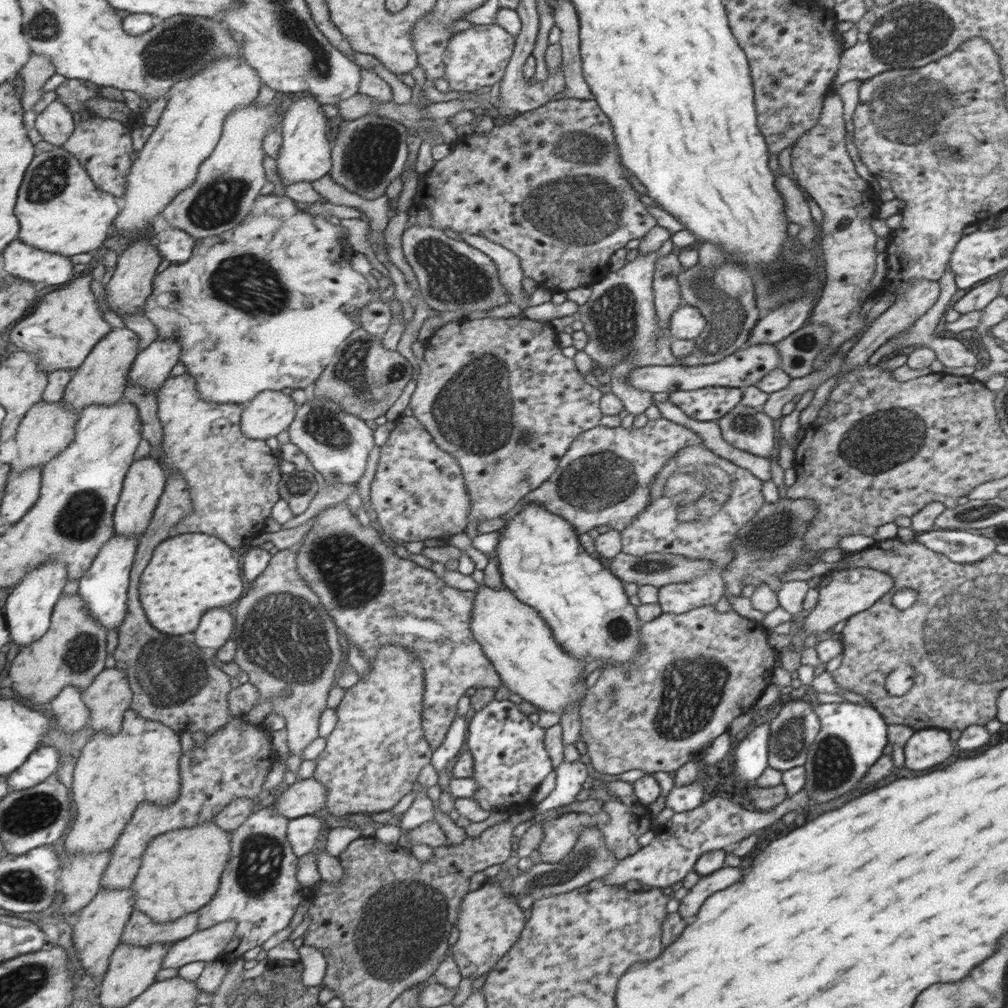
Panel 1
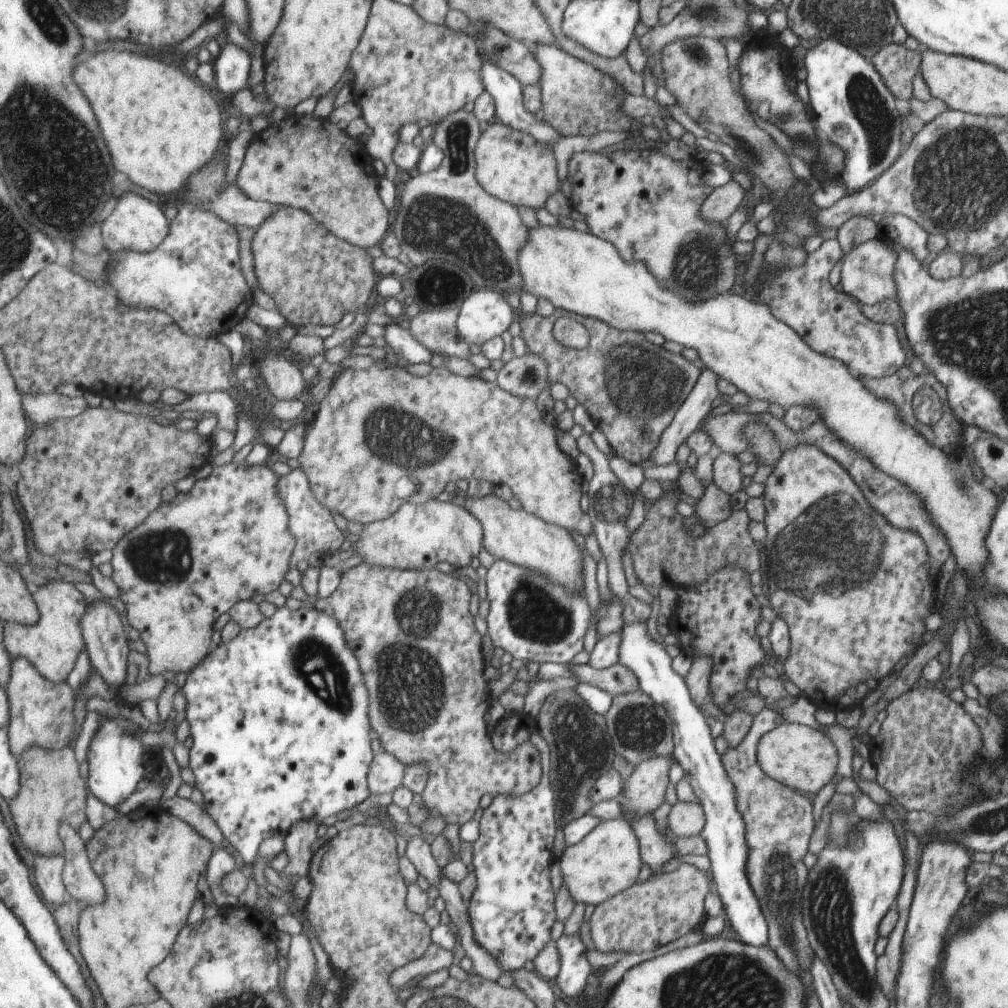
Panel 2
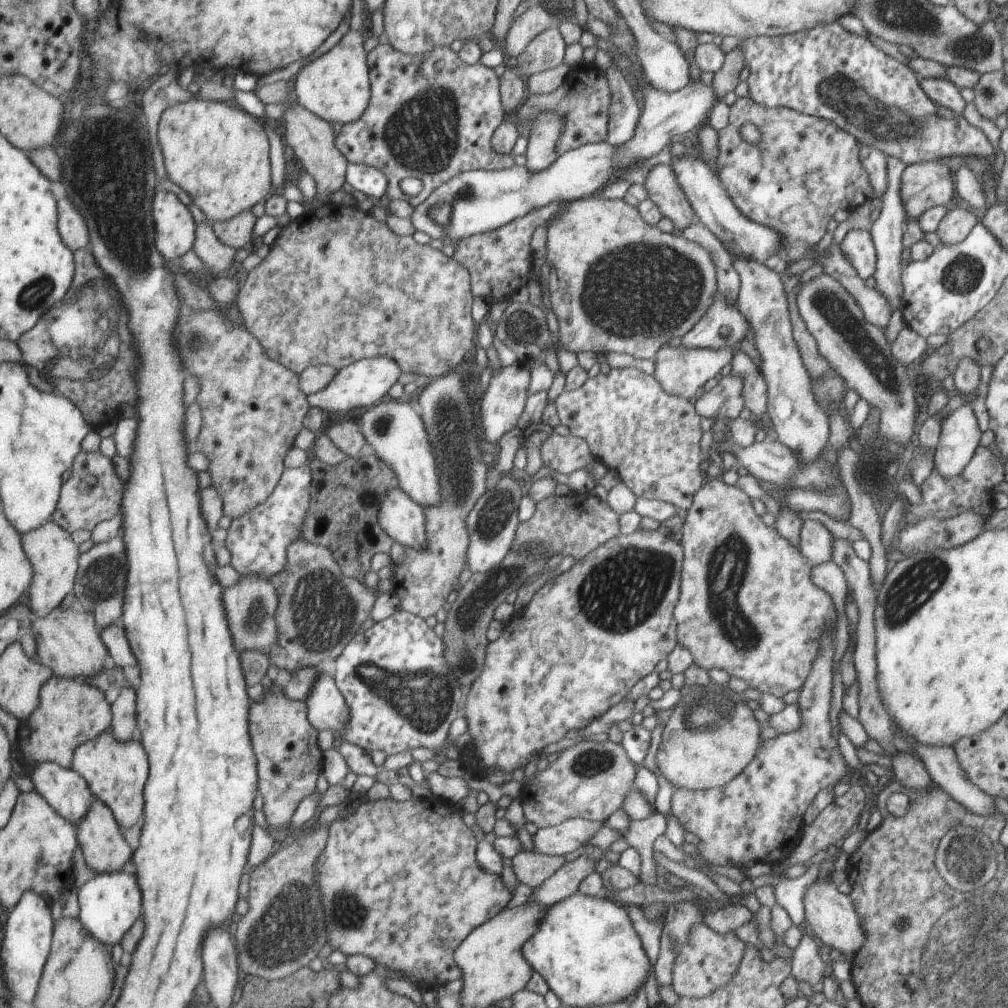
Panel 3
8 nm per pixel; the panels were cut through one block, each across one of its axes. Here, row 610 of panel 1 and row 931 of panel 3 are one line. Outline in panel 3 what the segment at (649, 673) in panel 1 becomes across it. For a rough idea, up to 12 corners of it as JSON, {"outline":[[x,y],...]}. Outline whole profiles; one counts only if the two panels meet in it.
{"outline":[[704,923],[672,946],[671,986],[702,999],[731,982],[745,944]]}

